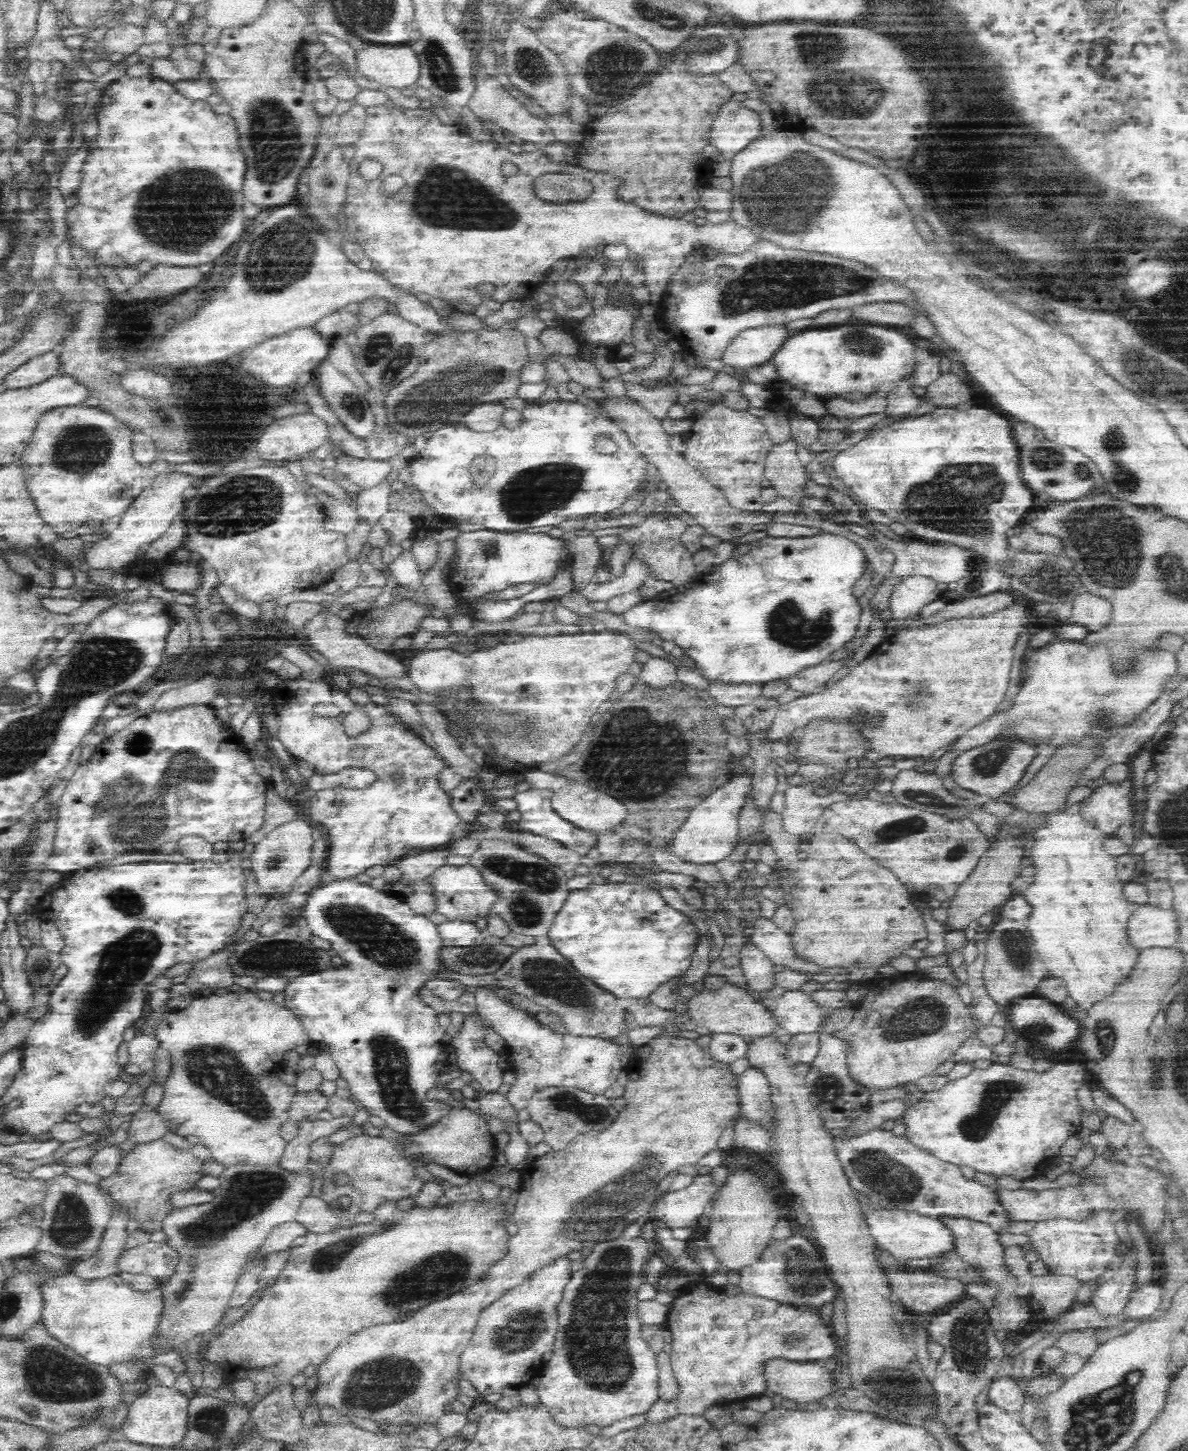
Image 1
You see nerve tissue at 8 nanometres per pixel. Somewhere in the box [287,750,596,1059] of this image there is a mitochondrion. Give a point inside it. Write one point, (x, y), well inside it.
(379, 939)

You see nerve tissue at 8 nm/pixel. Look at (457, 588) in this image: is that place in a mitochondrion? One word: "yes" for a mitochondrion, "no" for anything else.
no

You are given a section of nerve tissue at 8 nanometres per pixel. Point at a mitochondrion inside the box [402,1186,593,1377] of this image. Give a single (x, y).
(522, 1330)

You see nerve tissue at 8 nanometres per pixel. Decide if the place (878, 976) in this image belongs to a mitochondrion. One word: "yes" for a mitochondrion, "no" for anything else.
no

